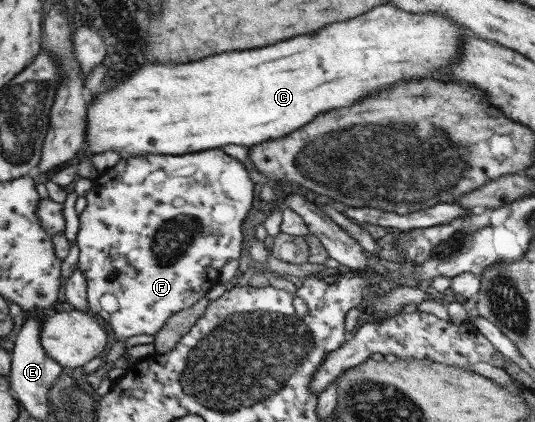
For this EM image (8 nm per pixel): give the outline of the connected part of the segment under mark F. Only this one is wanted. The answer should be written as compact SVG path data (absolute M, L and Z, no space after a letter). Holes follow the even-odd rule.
M222 148L209 149L187 153L184 155L140 155L140 157L120 158L118 163L107 170L102 171L93 180L92 187L87 191L86 207L79 214L79 230L77 233L77 245L79 247L78 268L86 277L87 301L91 312L100 315L106 325L110 325L110 331L116 341L125 341L133 336L144 335L153 338L162 327L172 318L172 315L180 311L189 309L200 299L206 297L211 289L220 283L220 269L233 259L240 257L242 243L244 243L244 233L242 233L242 223L252 211L252 201L254 201L255 182L250 178L246 167L239 160L227 155ZM104 294L112 294L118 300L120 309L116 313L107 313L99 303L100 297Z

